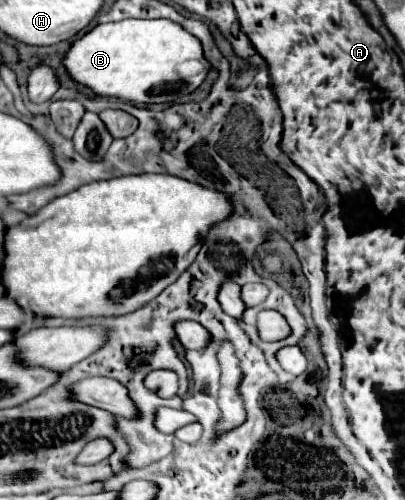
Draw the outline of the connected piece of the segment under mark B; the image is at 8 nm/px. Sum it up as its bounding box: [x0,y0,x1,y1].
[64,19,210,103]

